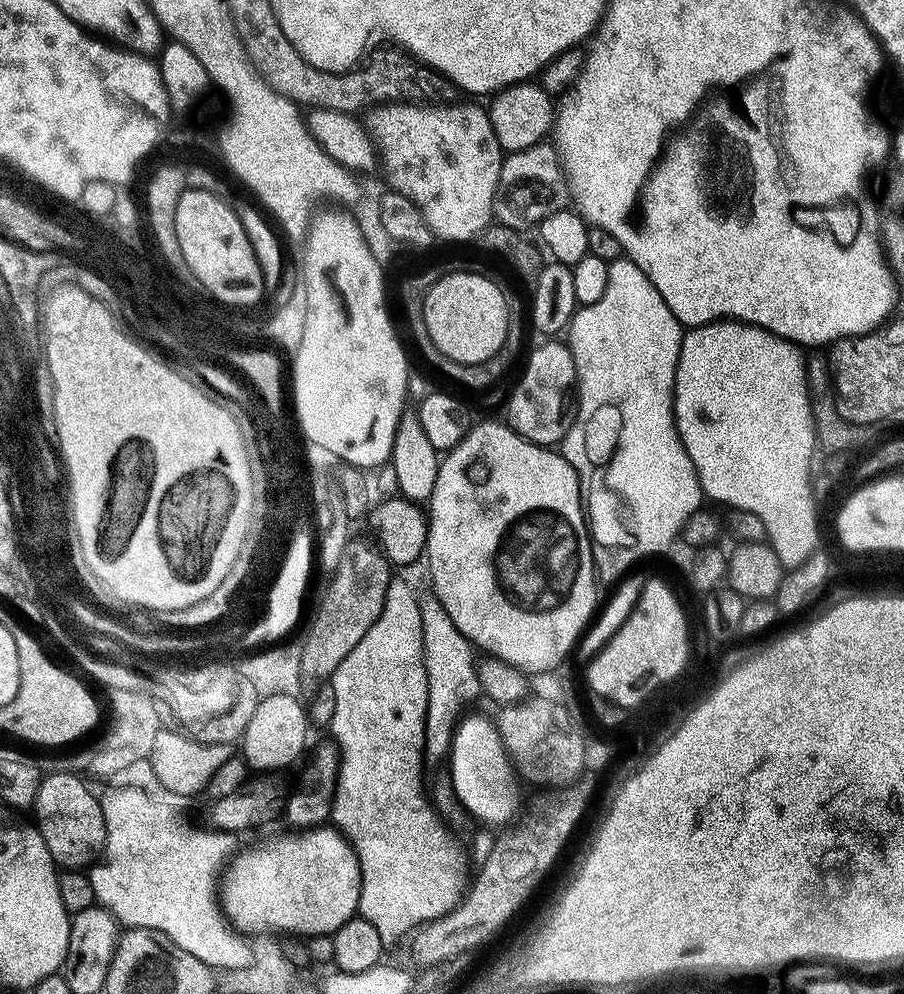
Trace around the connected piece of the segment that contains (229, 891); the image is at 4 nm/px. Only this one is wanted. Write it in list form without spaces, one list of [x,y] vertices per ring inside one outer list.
[[[317,826],[305,828],[300,831],[289,831],[289,836],[276,836],[273,840],[264,840],[253,848],[241,847],[228,861],[219,879],[219,905],[223,909],[225,919],[241,934],[295,934],[301,938],[310,936],[326,936],[337,932],[346,921],[357,915],[360,906],[360,863],[356,858],[356,852],[344,835],[332,826]]]

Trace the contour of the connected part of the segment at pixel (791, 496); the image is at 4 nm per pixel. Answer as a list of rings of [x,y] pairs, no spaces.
[[[714,320],[711,324],[698,324],[689,327],[680,341],[680,357],[676,367],[676,388],[672,391],[672,412],[676,415],[676,429],[686,446],[686,454],[690,454],[690,462],[694,462],[694,470],[700,479],[700,489],[709,501],[717,500],[720,504],[729,504],[732,510],[741,513],[749,512],[762,518],[768,531],[767,543],[778,554],[780,563],[791,570],[806,562],[809,555],[817,551],[820,540],[820,528],[816,525],[816,505],[818,500],[812,494],[809,472],[814,465],[812,451],[817,451],[815,422],[812,420],[805,353],[791,340],[784,340],[753,324],[743,324],[741,320]]]

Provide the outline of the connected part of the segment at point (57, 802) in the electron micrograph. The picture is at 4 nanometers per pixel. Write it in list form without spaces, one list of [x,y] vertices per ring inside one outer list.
[[[52,772],[41,779],[36,794],[34,826],[40,832],[52,861],[64,870],[84,870],[104,848],[107,837],[100,797],[92,793],[72,772]]]

